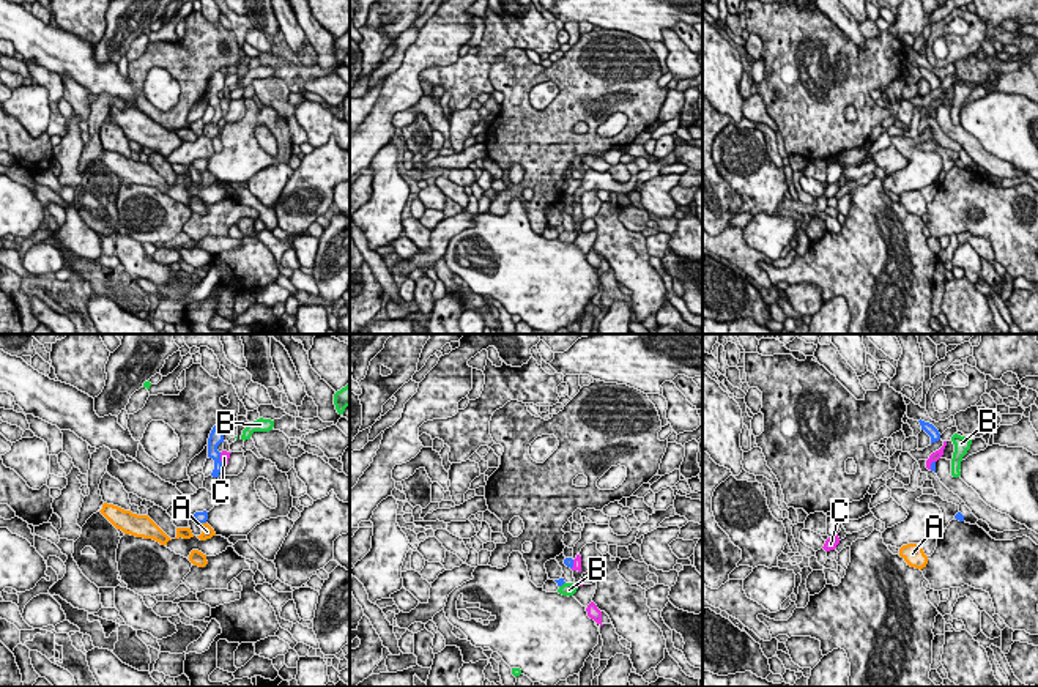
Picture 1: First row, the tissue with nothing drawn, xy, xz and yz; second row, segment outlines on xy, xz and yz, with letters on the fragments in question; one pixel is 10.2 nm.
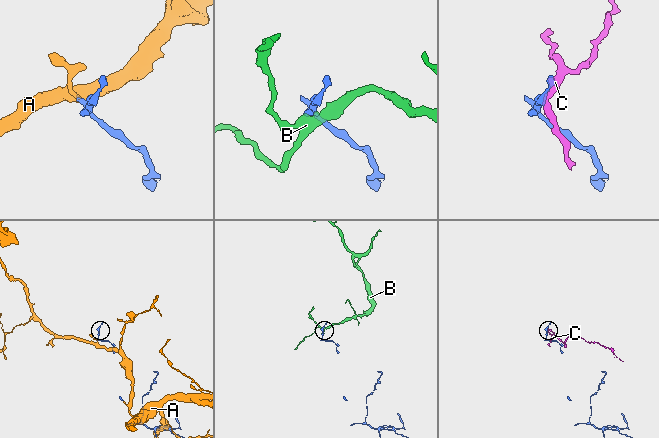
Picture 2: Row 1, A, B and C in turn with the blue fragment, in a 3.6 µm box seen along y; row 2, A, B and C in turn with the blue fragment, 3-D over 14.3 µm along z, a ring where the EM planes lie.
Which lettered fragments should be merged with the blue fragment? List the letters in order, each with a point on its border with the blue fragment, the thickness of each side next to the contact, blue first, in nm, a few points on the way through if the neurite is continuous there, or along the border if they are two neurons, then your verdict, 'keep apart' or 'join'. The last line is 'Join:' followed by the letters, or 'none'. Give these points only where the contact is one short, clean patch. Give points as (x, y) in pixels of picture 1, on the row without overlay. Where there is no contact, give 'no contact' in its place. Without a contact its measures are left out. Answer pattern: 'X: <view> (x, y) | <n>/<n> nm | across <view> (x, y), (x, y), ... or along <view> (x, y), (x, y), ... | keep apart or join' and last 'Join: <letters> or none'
A: xy (202, 169) | 130/130 nm | join
B: xz (561, 232) | 70/130 nm | along xz (564, 229), (559, 233) | keep apart
C: xy (219, 107) | 160/100 nm | along xy (219, 100), (222, 115) | keep apart
Join: A

